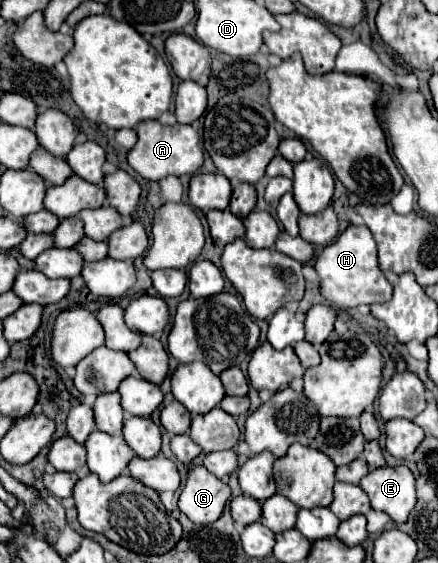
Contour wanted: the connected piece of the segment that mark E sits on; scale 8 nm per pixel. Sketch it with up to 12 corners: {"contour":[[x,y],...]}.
{"contour":[[382,466],[360,480],[374,510],[402,524],[416,504],[414,474]]}

